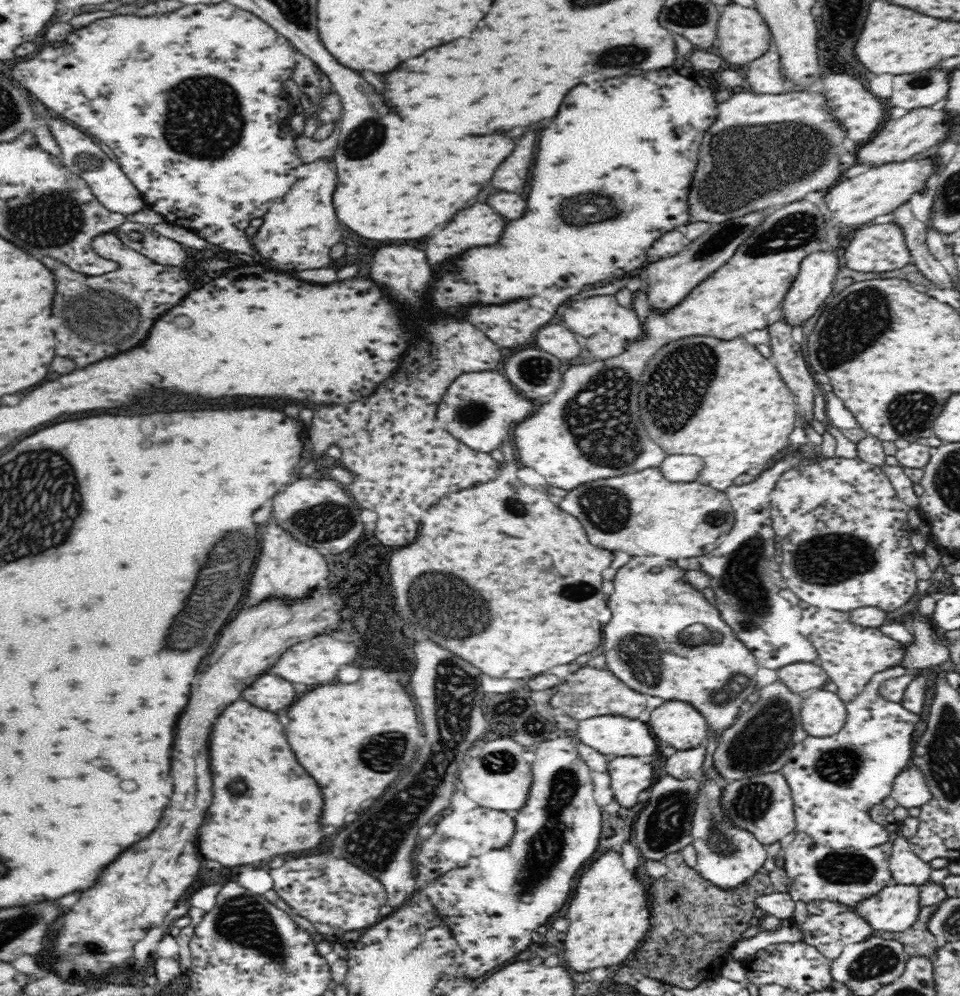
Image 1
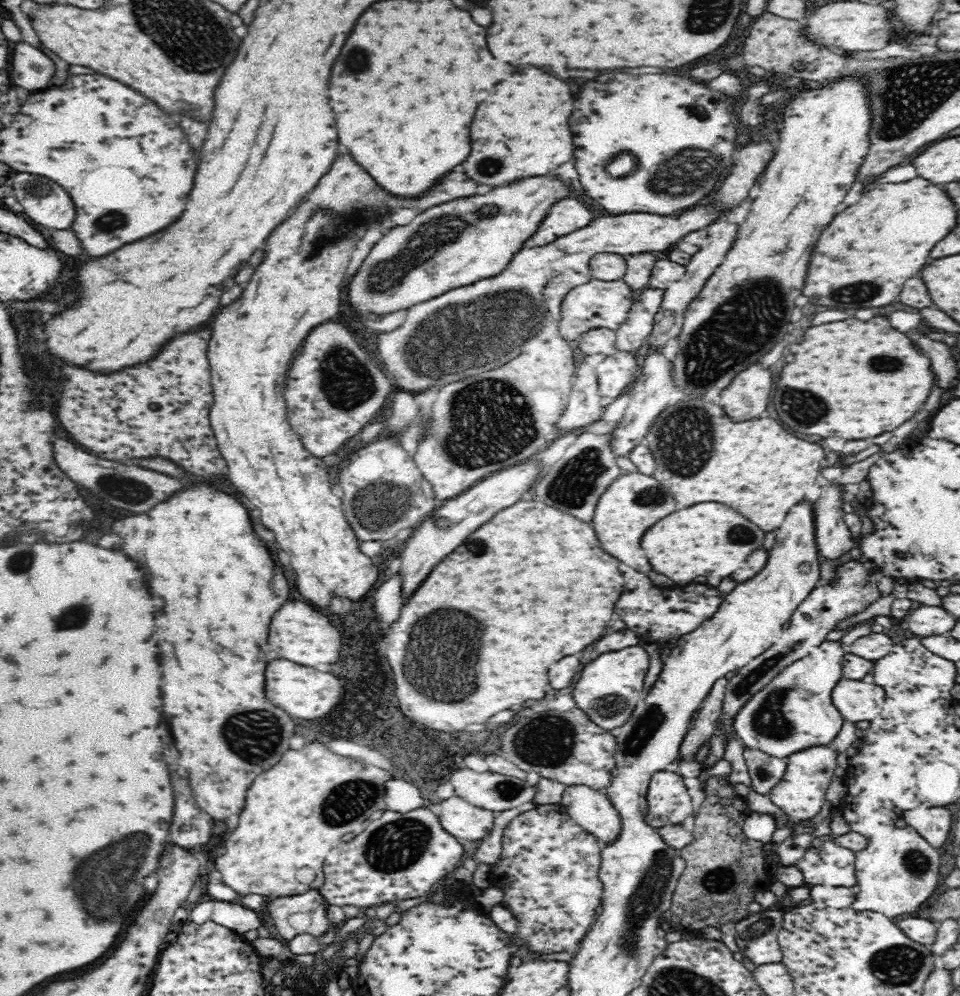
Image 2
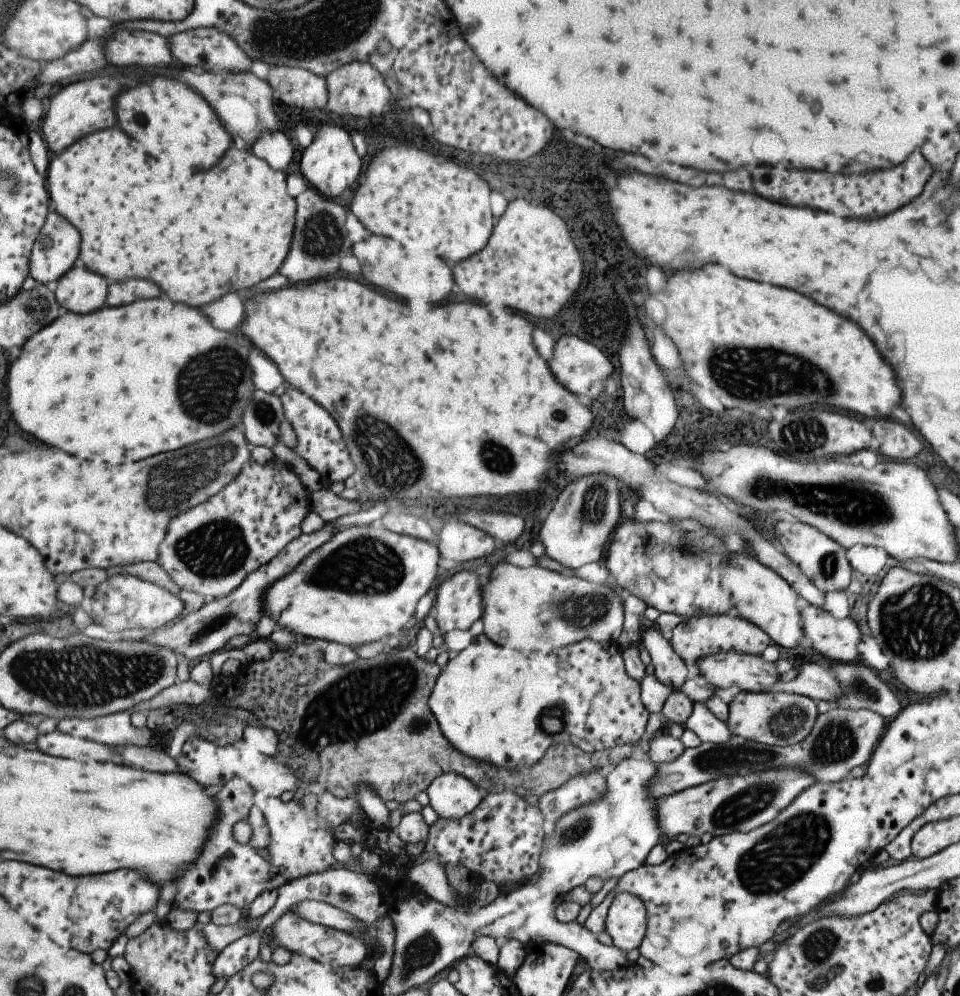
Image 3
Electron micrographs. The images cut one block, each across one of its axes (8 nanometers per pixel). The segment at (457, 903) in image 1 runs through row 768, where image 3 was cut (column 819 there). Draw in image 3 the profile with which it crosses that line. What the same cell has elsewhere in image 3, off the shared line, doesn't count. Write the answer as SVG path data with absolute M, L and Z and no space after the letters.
M777 521L772 527L774 539L781 546L782 553L821 591L842 591L847 589L851 578L850 564L845 551L834 540L808 524L795 521Z

